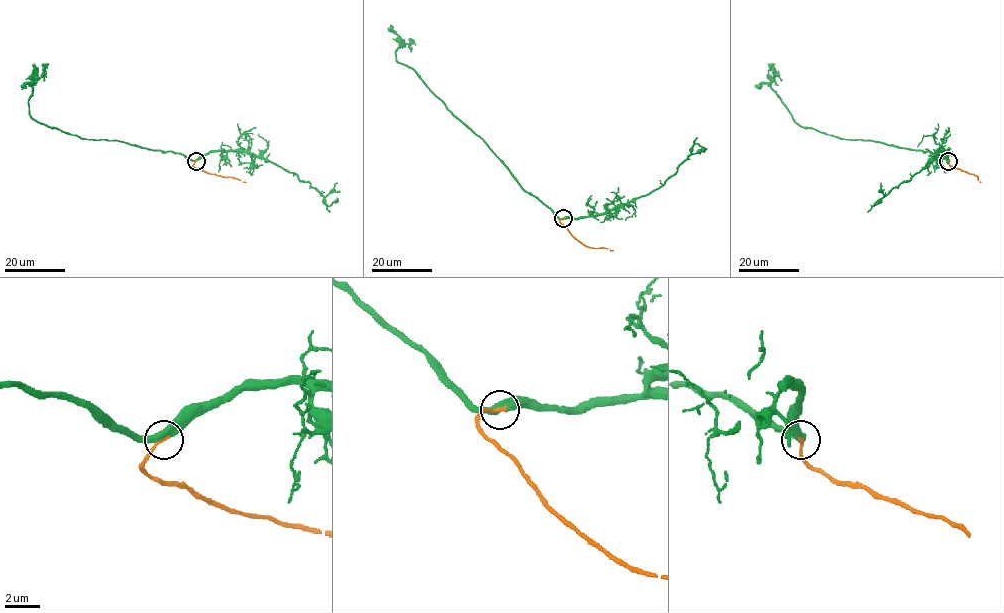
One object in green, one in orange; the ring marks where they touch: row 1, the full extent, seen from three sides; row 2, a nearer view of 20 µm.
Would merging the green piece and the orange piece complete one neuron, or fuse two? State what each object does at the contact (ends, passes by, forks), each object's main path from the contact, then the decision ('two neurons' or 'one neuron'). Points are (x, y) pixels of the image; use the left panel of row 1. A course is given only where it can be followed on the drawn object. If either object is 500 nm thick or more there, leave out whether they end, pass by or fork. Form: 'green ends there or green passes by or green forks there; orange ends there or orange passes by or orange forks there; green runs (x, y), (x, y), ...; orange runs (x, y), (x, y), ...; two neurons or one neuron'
green passes by; orange ends there; green runs (197, 160), (180, 153), (118, 141), (85, 139), (36, 121), (30, 114), (28, 101), (33, 83), (48, 64); orange runs (197, 161), (194, 167), (246, 182); one neuron

